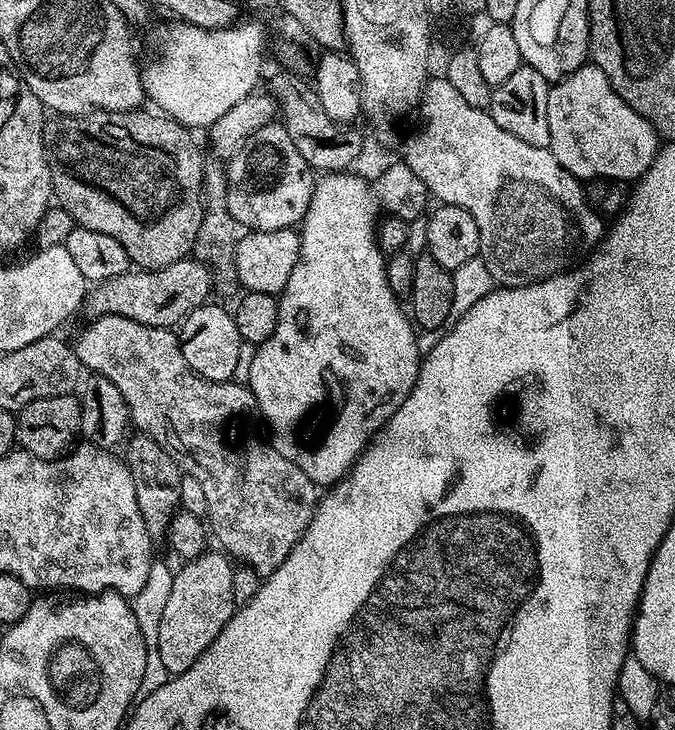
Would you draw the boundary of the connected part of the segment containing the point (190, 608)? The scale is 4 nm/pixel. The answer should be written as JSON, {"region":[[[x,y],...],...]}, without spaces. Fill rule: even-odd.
{"region":[[[205,550],[201,556],[187,561],[184,568],[176,568],[172,578],[172,589],[166,607],[162,609],[162,623],[158,625],[158,655],[162,657],[162,666],[166,666],[169,677],[181,676],[196,659],[218,638],[220,631],[230,622],[228,608],[236,611],[234,593],[228,592],[228,572],[234,568],[233,561],[223,551]]]}

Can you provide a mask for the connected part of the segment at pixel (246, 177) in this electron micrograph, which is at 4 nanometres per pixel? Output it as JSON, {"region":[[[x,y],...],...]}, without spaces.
{"region":[[[273,122],[262,126],[256,133],[246,137],[244,143],[231,153],[232,161],[226,164],[228,189],[224,195],[230,214],[244,230],[269,232],[279,228],[296,228],[306,214],[314,187],[314,172],[290,140],[283,123]]]}

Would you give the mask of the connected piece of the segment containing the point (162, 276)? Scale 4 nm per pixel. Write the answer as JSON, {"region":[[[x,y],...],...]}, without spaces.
{"region":[[[185,258],[165,268],[129,270],[87,289],[87,315],[125,316],[146,326],[171,329],[211,297],[208,295],[212,292],[212,278],[209,265],[197,258]]]}

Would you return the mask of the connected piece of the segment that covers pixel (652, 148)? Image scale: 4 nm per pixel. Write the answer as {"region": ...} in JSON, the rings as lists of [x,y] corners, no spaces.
{"region":[[[586,62],[548,89],[550,142],[554,158],[581,182],[611,180],[635,182],[654,162],[658,151],[656,132],[610,86],[606,74]]]}

